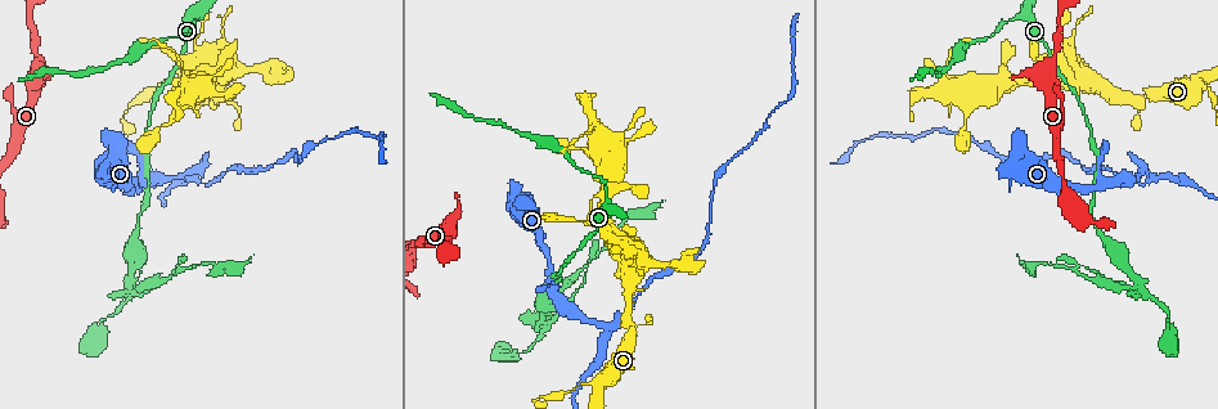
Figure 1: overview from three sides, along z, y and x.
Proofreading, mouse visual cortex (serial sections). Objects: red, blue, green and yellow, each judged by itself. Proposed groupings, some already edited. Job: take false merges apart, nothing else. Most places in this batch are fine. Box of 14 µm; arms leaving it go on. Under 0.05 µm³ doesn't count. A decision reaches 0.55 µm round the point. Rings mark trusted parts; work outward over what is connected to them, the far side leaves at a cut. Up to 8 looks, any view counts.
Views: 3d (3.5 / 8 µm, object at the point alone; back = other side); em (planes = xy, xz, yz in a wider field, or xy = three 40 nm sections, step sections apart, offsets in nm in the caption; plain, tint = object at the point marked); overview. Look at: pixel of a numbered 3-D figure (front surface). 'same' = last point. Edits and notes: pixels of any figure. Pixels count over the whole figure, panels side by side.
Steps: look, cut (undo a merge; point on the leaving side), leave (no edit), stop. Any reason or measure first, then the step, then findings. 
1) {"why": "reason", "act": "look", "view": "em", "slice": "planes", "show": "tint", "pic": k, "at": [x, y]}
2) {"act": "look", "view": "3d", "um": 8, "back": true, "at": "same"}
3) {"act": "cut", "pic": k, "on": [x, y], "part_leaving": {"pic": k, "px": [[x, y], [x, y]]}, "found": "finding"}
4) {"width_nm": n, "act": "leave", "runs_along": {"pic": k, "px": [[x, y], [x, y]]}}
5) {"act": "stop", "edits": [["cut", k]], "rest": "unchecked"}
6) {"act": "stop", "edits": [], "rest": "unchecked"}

{"why": "narrows sharply", "act": "look", "view": "3d", "um": 3.5, "pic": 1, "at": [158, 85]}

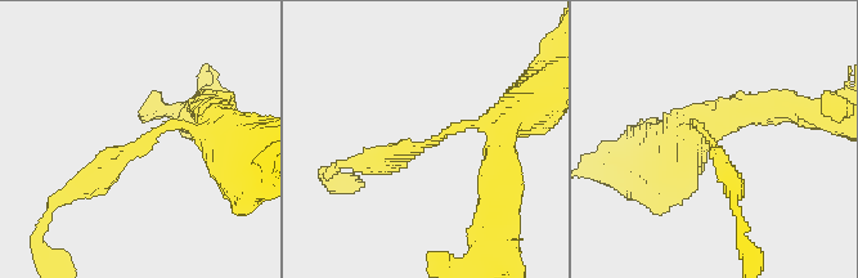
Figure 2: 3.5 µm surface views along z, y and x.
{"arm_widths_nm": [200, 250], "why": "now the EM", "act": "look", "view": "em", "slice": "xy", "step": 5, "show": "tint", "pic": 2, "at": [429, 144]}

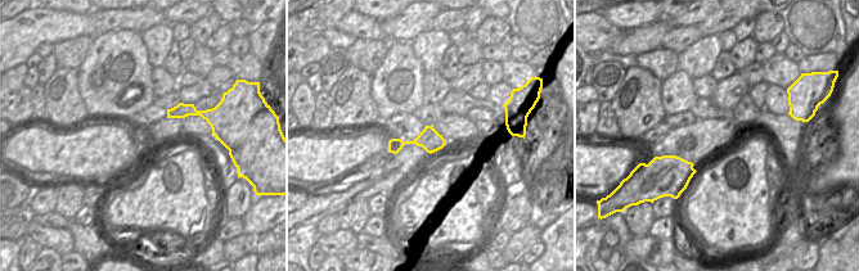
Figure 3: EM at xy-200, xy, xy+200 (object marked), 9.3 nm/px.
{"act": "look", "view": "em", "slice": "planes", "show": "tint", "at": "same"}

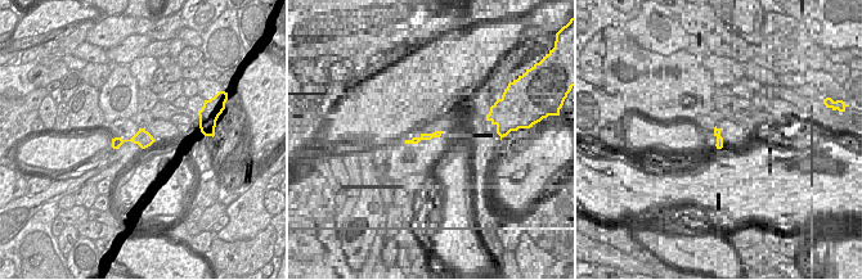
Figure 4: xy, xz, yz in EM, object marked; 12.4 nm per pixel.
{"act": "leave", "runs_along": {"pic": 2, "px": [[214, 131], [158, 128], [76, 191]]}, "found": "one cell here"}

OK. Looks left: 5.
{"why": "arms part here", "act": "look", "view": "em", "slice": "xy", "step": 5, "show": "tint", "pic": 1, "at": [1153, 176]}

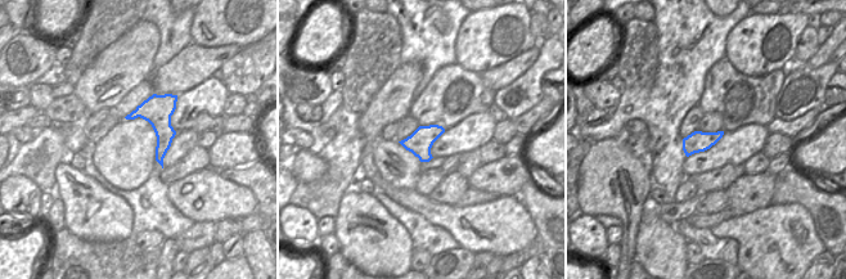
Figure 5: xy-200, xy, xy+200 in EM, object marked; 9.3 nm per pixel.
{"why": "see where the arms go", "act": "look", "view": "3d", "um": 3.5, "back": true, "at": "same"}

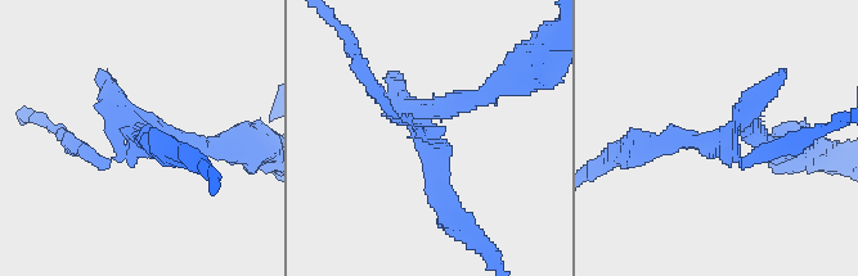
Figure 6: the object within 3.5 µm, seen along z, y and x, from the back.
{"act": "cut", "pic": 6, "on": [436, 162], "part_leaving": {"pic": 6, "px": [[419, 125], [419, 134], [387, 108], [360, 72]]}, "found": "two cells meet here"}

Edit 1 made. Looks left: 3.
{"act": "stop", "edits": [["cut", 6]], "rest": "unchecked"}

